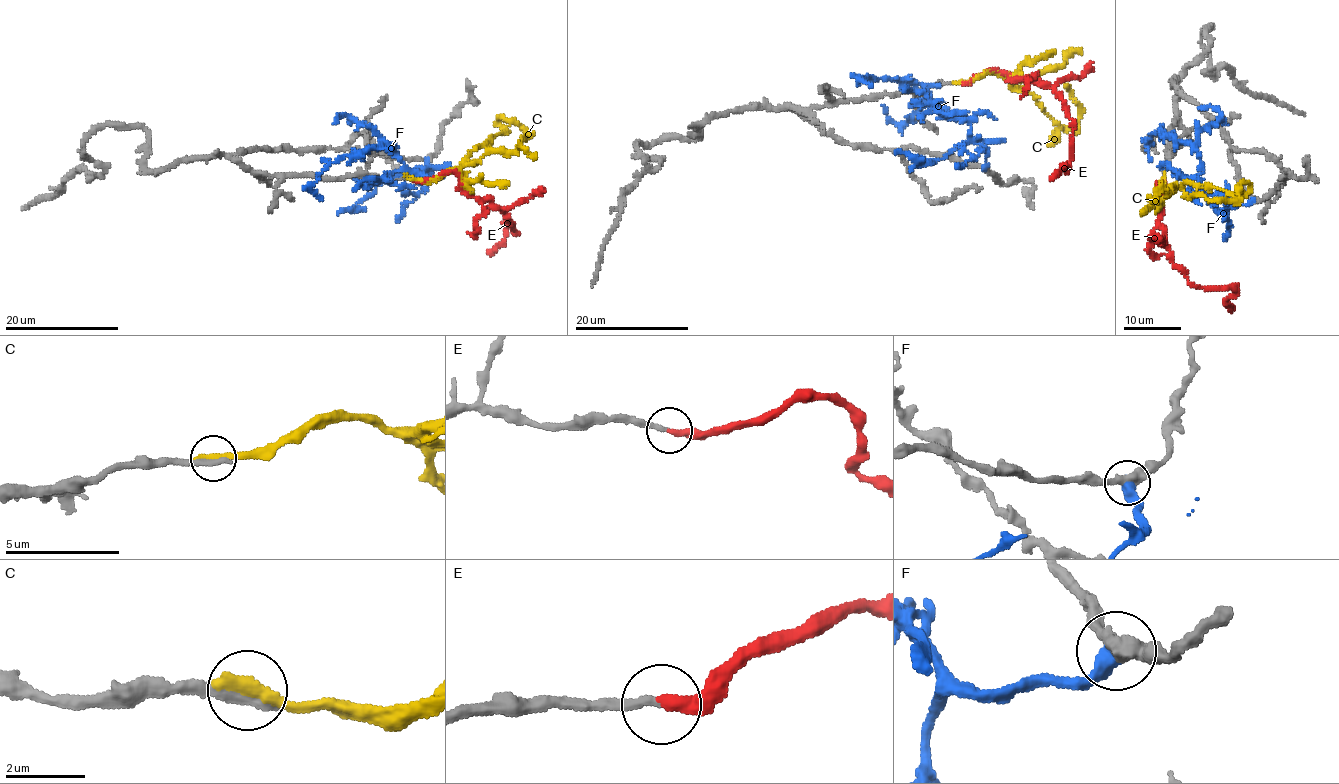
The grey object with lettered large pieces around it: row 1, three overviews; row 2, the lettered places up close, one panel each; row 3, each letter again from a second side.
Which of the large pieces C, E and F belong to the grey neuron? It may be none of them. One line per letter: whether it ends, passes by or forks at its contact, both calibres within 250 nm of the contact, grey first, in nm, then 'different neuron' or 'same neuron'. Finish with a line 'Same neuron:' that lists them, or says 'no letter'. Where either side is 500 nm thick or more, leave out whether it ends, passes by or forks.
C: it ends; calibres 320 and 400 nm; different neuron
E: it ends; calibres 200 and 320 nm; same neuron
F: it ends; calibres 440 and 480 nm; different neuron
Same neuron: E

